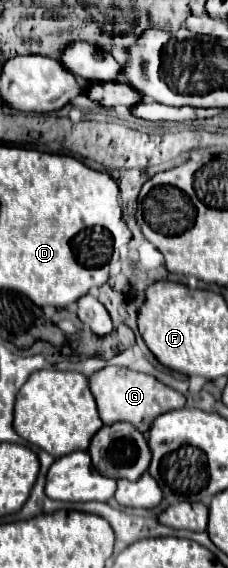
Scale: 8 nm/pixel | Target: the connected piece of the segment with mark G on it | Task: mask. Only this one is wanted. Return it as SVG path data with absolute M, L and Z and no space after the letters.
M106 366L98 370L96 374L92 374L90 390L96 398L98 412L104 424L114 424L114 422L124 420L124 422L134 424L140 432L148 432L158 416L170 410L178 410L186 404L186 398L180 392L162 384L158 378L128 370L128 368L120 368L120 366Z

